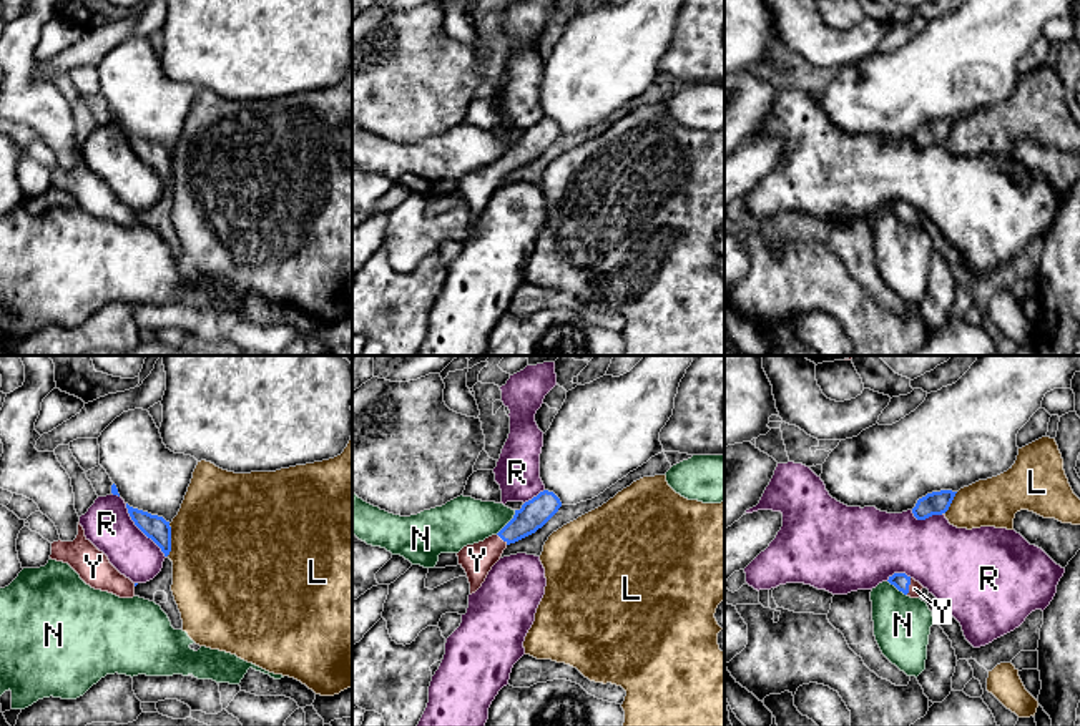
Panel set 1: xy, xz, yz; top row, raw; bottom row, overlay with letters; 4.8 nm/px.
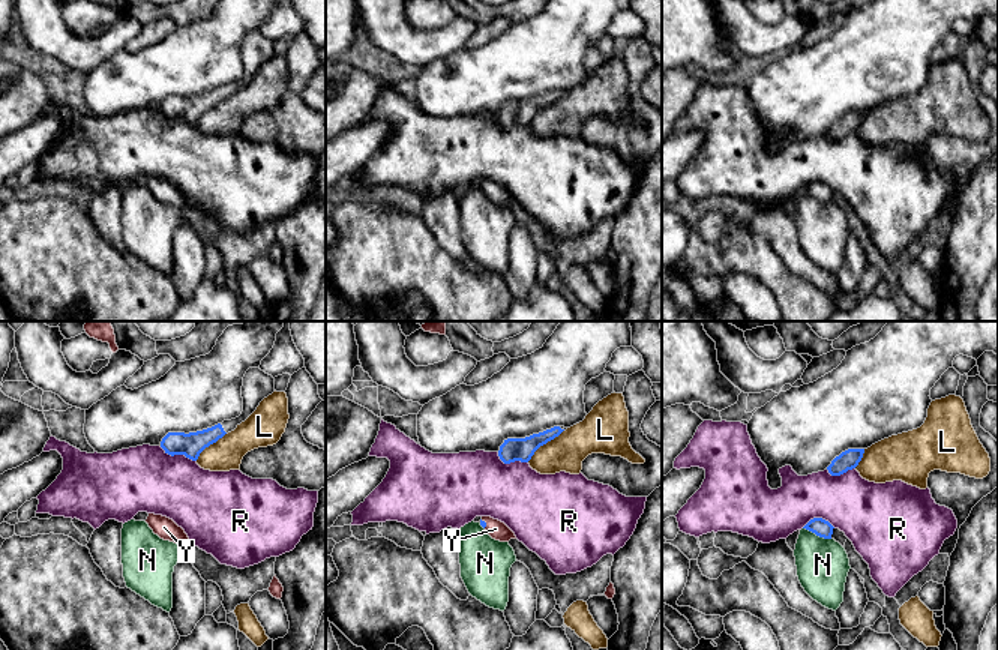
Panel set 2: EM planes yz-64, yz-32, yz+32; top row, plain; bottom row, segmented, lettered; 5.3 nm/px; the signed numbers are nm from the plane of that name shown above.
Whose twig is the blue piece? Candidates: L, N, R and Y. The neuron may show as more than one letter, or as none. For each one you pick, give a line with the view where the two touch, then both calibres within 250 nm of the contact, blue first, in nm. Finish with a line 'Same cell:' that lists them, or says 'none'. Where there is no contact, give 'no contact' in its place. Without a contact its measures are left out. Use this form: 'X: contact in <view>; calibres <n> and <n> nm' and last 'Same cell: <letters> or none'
Y: contact in yz; calibres 80 and 60 nm
Same cell: Y

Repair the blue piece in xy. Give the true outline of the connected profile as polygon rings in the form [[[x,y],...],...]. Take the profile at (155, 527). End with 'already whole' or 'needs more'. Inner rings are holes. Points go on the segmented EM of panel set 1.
[[[128,503],[126,508],[135,525],[161,548],[164,557],[168,557],[171,552],[169,522],[166,522],[163,517],[133,508]]] | already whole

